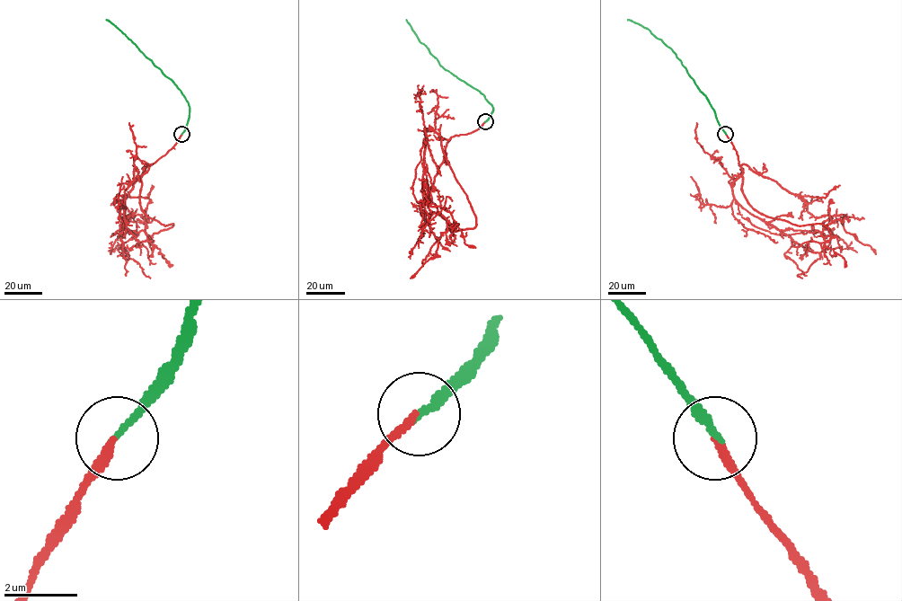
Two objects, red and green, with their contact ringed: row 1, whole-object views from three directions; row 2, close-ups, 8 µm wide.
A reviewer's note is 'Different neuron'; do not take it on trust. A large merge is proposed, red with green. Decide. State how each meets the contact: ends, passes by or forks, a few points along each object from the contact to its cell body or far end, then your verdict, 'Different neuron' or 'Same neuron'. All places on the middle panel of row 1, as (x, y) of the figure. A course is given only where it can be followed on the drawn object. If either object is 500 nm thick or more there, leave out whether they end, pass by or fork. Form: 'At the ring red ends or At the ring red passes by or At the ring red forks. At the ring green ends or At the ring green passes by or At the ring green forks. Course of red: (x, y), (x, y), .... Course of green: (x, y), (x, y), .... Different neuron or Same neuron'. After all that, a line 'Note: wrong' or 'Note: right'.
At the ring red ends. At the ring green ends. Course of red: (485, 121), (474, 131), (448, 139), (426, 129), (428, 190), (446, 221), (446, 230), (437, 254), (410, 278). Course of green: (485, 121), (493, 110), (492, 106), (477, 89), (439, 64), (406, 20). Same neuron
Note: wrong

